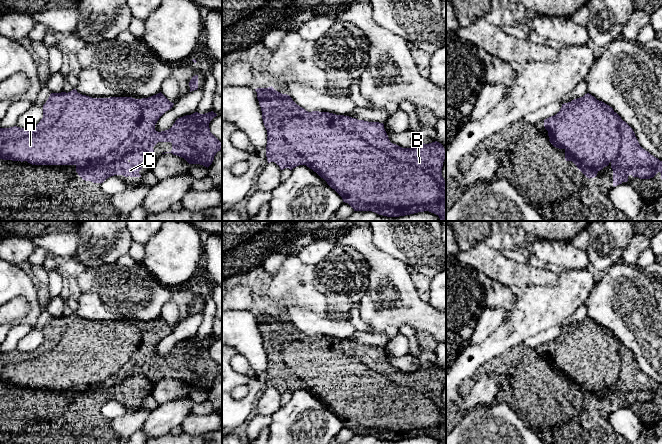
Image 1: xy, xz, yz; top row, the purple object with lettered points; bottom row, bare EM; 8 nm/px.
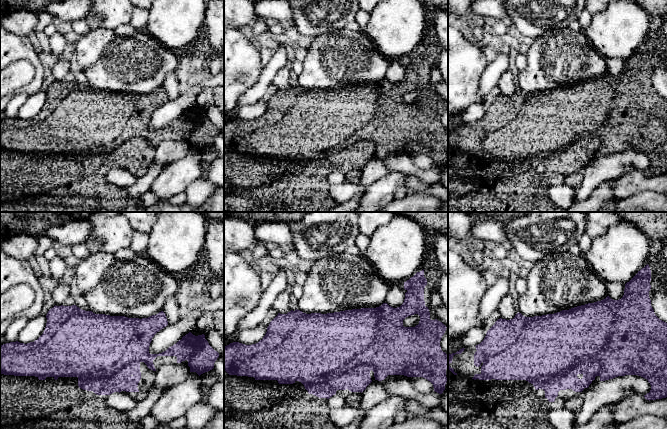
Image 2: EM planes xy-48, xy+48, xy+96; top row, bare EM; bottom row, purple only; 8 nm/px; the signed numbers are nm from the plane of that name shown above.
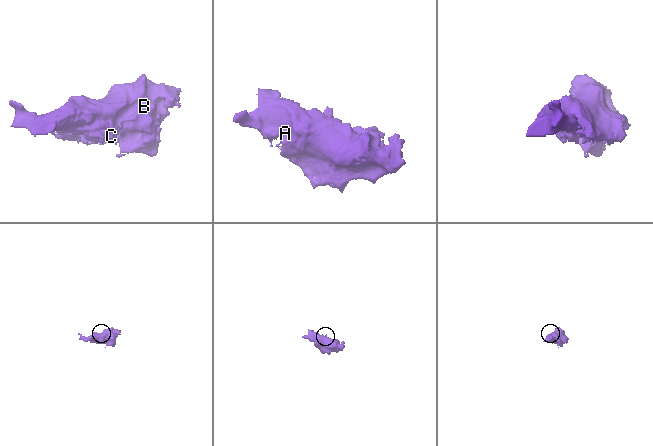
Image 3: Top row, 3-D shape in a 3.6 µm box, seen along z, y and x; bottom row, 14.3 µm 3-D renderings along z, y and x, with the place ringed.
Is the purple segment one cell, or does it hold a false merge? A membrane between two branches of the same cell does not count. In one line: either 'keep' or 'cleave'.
keep

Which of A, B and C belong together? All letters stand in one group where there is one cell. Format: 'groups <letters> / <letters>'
groups A B C

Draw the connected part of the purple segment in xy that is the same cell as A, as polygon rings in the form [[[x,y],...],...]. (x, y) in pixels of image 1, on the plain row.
[[[76,313],[66,317],[51,317],[46,327],[43,329],[43,342],[40,346],[32,351],[32,352],[20,352],[17,350],[10,352],[0,352],[0,383],[3,384],[12,384],[12,385],[27,385],[32,389],[75,389],[76,396],[78,399],[85,405],[91,405],[93,407],[103,407],[107,402],[114,399],[123,399],[125,401],[141,401],[139,395],[143,390],[143,379],[146,378],[151,384],[153,384],[154,373],[153,371],[158,366],[171,366],[172,374],[170,376],[164,377],[172,377],[173,379],[177,379],[179,381],[184,382],[189,388],[200,388],[205,391],[209,391],[216,377],[222,374],[222,366],[220,366],[211,356],[209,352],[210,345],[217,340],[213,335],[200,338],[195,336],[191,339],[186,339],[178,342],[173,350],[165,355],[158,356],[155,354],[155,349],[159,342],[168,334],[173,331],[174,327],[170,326],[161,316],[153,319],[148,322],[135,323],[132,321],[110,321],[110,322],[92,322],[86,319],[82,319],[77,316]]]

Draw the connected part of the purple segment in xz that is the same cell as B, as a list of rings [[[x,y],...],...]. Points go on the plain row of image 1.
[[[272,310],[257,312],[267,354],[266,381],[281,394],[306,389],[334,413],[354,435],[399,441],[429,435],[446,444],[446,405],[442,401],[446,374],[437,365],[402,372],[390,366],[384,348],[329,336],[308,336]]]

